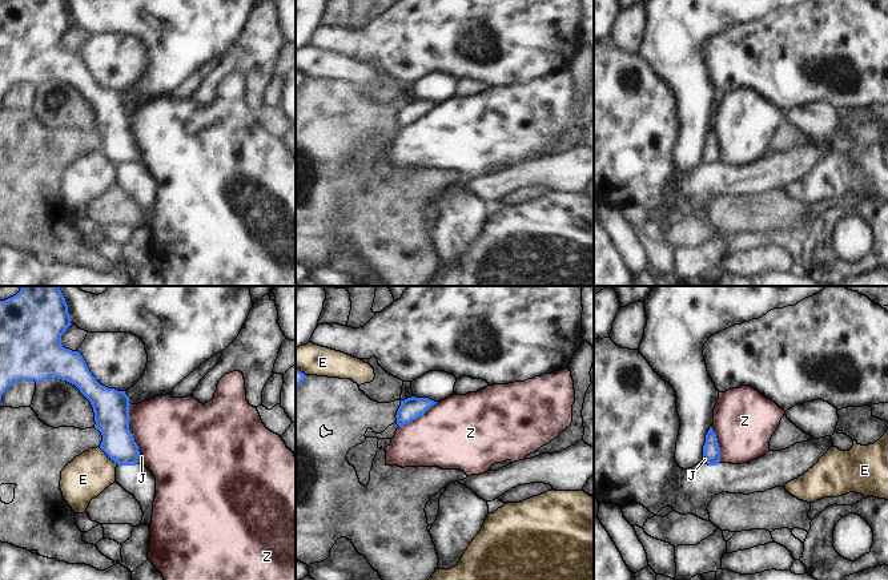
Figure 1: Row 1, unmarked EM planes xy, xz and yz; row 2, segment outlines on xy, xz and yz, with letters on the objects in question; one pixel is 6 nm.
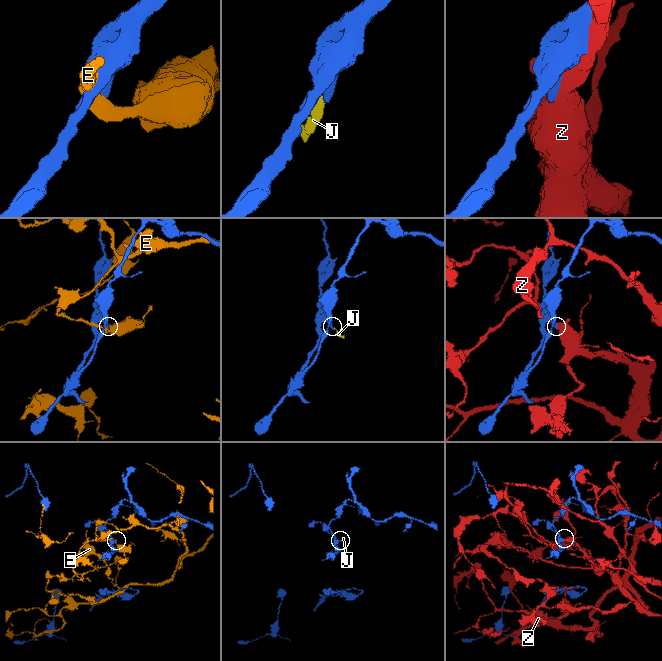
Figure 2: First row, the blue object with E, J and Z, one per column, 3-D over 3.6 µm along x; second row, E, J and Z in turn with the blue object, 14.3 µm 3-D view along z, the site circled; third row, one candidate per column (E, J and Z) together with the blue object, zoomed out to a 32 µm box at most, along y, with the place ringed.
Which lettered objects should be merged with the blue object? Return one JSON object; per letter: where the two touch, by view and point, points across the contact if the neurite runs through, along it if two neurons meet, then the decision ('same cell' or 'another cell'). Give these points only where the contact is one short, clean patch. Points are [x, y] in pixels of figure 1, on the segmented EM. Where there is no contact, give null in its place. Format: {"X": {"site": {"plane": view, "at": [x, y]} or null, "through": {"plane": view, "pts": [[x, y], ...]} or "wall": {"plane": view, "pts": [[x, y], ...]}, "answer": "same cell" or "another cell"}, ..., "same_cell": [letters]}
{"E": {"site": {"plane": "xy", "at": [109, 456]}, "answer": "another cell"}, "J": {"site": {"plane": "yz", "at": [707, 459]}, "through": {"plane": "yz", "pts": [[711, 450], [707, 459], [704, 459]]}, "answer": "same cell"}, "Z": {"site": {"plane": "xy", "at": [128, 429]}, "answer": "another cell"}, "same_cell": ["J"]}

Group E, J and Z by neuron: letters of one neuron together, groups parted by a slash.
E / J / Z

